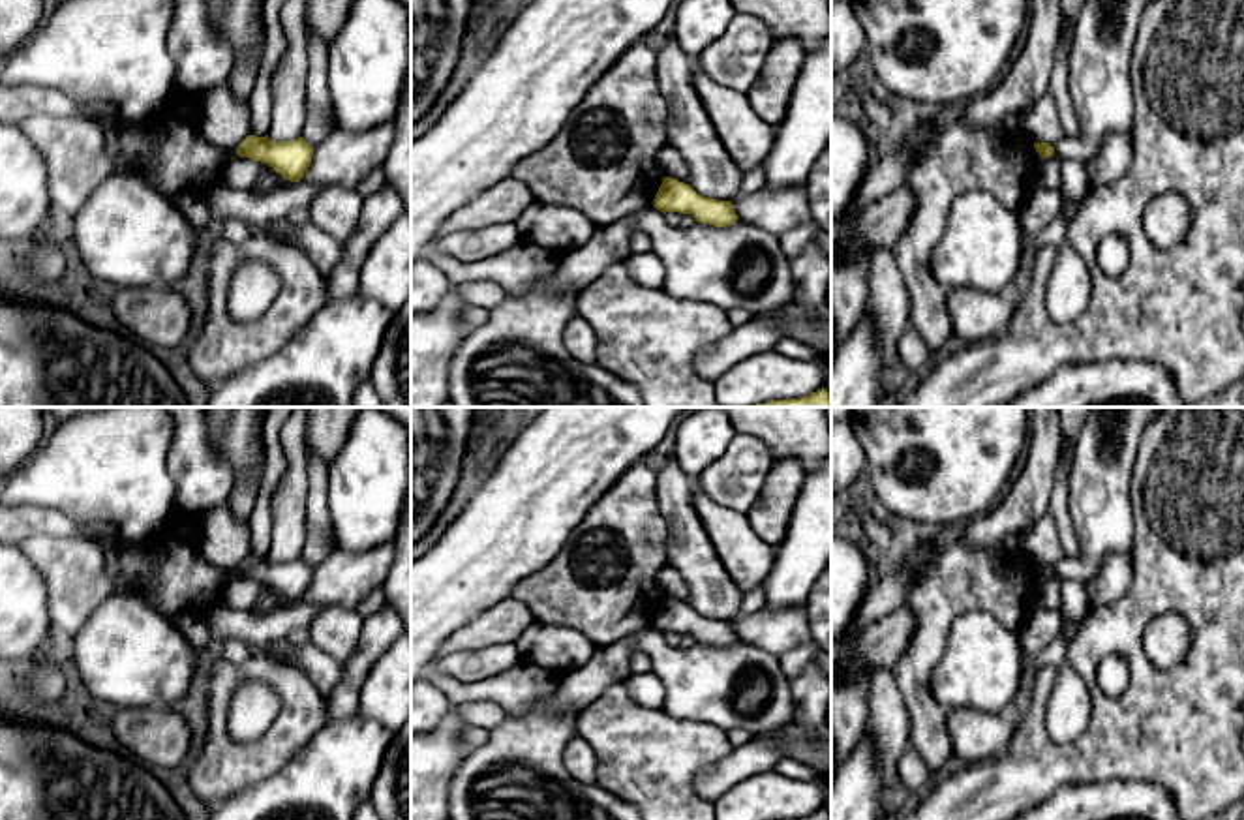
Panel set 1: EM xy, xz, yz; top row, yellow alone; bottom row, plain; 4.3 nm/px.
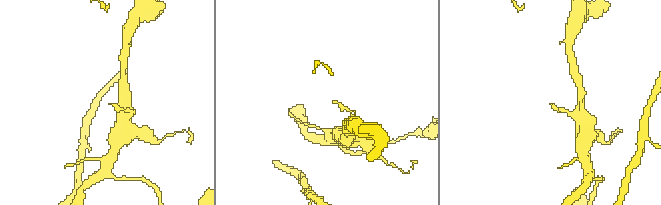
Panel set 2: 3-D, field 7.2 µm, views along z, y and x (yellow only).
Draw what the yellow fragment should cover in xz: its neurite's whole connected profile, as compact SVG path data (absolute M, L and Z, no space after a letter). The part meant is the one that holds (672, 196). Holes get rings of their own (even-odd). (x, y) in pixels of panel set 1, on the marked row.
M664 176L653 199L653 206L666 212L692 214L698 223L715 227L734 225L739 218L732 201L698 195L689 184Z

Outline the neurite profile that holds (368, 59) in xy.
M353 0L345 24L328 43L328 90L338 128L366 131L392 122L403 77L411 64L411 9L398 0Z

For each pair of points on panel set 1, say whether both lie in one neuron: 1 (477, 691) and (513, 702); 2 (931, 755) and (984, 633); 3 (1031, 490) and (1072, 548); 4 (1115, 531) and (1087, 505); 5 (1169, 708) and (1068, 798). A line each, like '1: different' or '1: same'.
1: same
2: different
3: different
4: same
5: different

